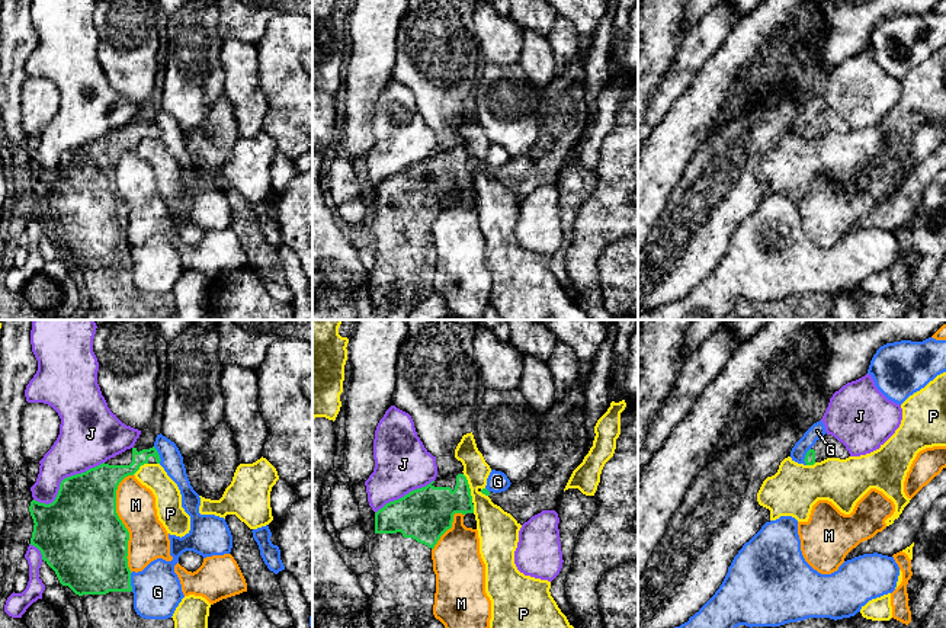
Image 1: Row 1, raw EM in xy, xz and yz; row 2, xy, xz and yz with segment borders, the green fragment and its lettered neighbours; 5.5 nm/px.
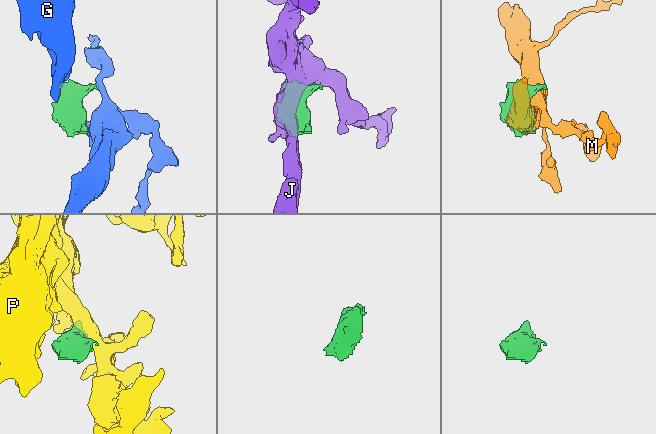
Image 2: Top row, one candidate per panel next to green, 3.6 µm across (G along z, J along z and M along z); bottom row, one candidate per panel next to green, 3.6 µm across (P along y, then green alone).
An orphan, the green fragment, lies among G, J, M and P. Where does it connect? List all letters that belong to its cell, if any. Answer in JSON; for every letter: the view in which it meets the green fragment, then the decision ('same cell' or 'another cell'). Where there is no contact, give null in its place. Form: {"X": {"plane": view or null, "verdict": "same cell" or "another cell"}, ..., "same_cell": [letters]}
{"G": {"plane": "xy", "verdict": "another cell"}, "J": {"plane": "xy", "verdict": "another cell"}, "M": {"plane": "xy", "verdict": "another cell"}, "P": {"plane": "xz", "verdict": "another cell"}, "same_cell": []}

